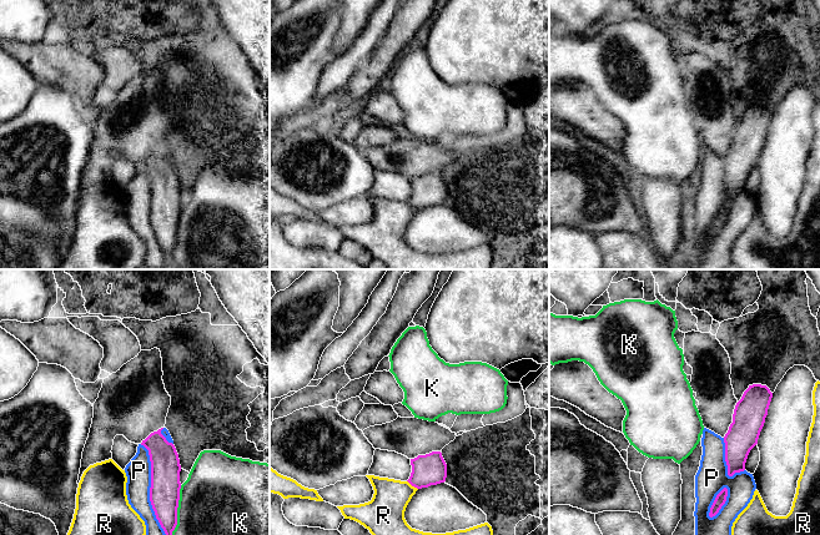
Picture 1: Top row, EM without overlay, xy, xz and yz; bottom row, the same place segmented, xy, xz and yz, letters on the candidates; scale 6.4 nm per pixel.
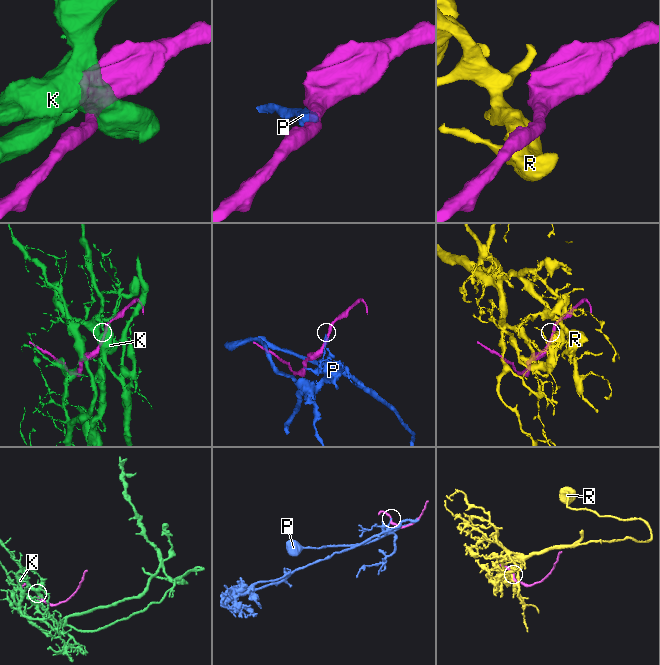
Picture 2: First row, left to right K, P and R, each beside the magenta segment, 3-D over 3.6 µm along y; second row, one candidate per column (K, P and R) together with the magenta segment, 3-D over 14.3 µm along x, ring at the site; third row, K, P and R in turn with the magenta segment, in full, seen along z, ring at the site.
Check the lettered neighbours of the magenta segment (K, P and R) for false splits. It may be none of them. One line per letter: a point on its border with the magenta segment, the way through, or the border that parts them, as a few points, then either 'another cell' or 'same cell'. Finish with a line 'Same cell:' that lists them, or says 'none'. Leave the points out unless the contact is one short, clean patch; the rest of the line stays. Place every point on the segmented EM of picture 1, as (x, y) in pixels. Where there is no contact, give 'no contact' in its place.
K: meets magenta in xy at (176, 510); another cell
P: meets magenta in xy at (150, 489); another cell
R: meets magenta in xz at (412, 485); border along xz (407, 480), (417, 489); another cell
Same cell: none

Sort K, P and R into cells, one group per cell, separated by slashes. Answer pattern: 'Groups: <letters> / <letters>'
Groups: K / P / R

